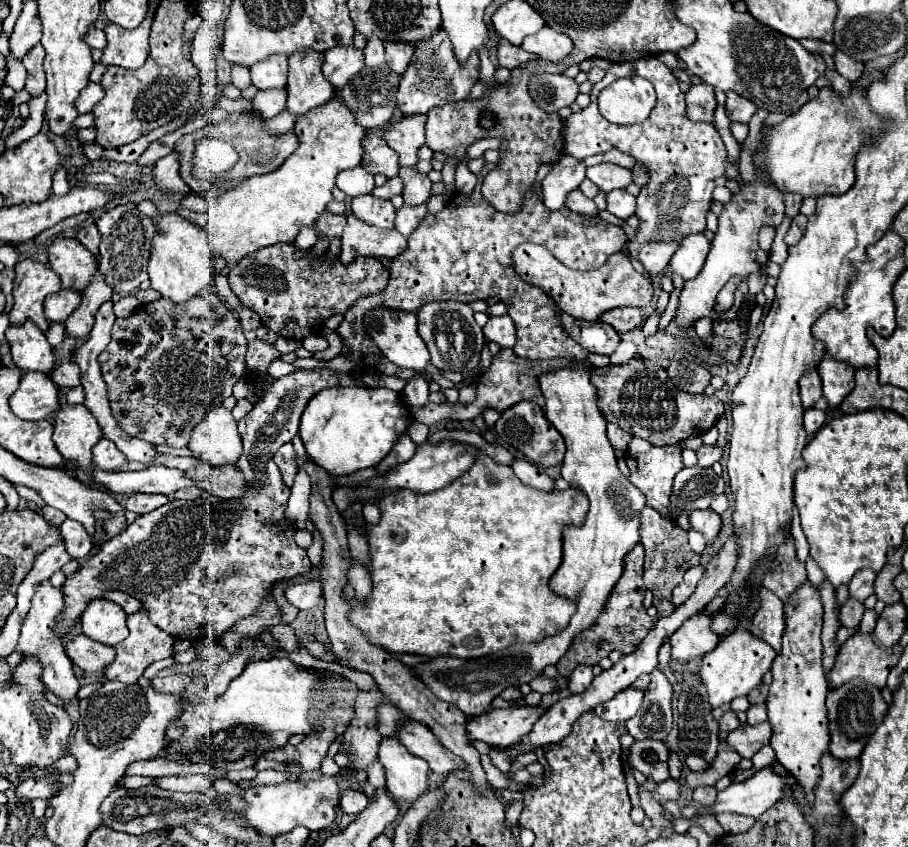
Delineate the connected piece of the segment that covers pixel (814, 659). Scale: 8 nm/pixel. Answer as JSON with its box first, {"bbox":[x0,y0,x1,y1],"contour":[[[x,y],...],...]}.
{"bbox":[767,580,829,802],"contour":[[[807,580],[807,586],[795,590],[795,598],[783,604],[785,632],[781,642],[781,654],[773,660],[767,710],[773,726],[771,746],[777,754],[777,762],[783,764],[803,786],[807,802],[813,802],[813,788],[819,780],[819,760],[829,750],[827,730],[827,680],[821,666],[821,600],[817,588]]]}

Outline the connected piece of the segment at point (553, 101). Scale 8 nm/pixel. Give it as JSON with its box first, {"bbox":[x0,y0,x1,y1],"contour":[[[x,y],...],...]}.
{"bbox":[527,74,579,112],"contour":[[[533,74],[527,82],[533,102],[545,112],[557,112],[563,106],[571,106],[579,94],[579,86],[565,74]]]}

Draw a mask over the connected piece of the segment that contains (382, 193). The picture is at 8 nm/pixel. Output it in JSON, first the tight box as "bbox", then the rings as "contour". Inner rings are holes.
{"bbox":[373,176,403,200],"contour":[[[397,176],[397,178],[387,180],[383,186],[375,188],[375,190],[373,190],[373,196],[383,198],[383,200],[389,200],[389,198],[393,198],[395,194],[401,194],[401,190],[403,190],[403,180]]]}

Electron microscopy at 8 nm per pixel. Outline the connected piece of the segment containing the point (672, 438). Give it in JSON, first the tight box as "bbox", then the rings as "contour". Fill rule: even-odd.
{"bbox":[591,358,723,446],"contour":[[[631,358],[627,364],[591,368],[591,384],[597,390],[599,410],[607,422],[617,424],[655,446],[679,444],[691,434],[701,436],[723,414],[723,402],[717,396],[677,390],[667,376],[667,370],[647,358]]]}

